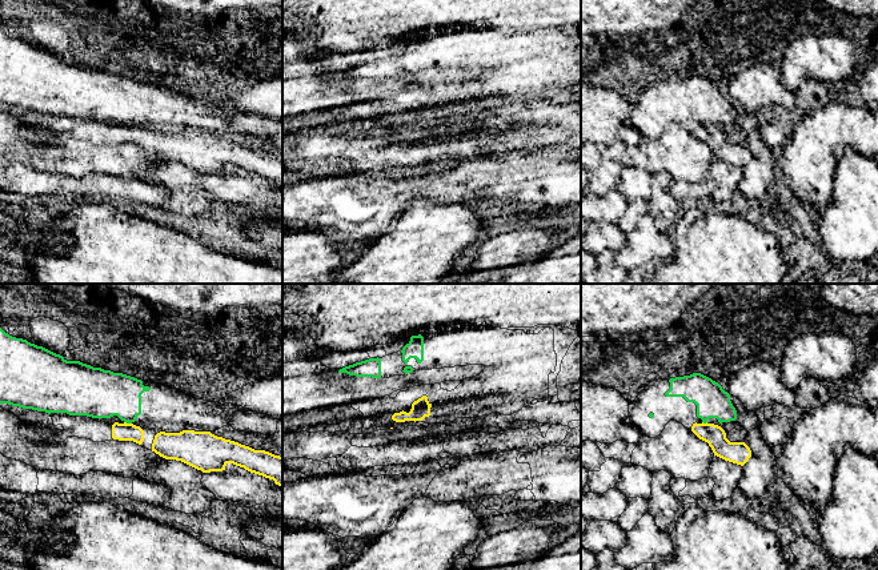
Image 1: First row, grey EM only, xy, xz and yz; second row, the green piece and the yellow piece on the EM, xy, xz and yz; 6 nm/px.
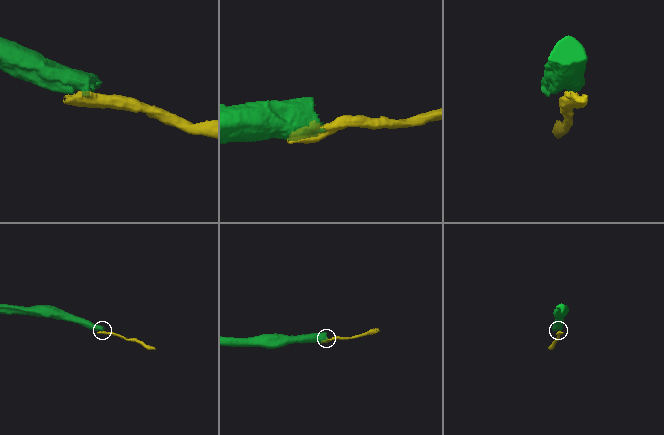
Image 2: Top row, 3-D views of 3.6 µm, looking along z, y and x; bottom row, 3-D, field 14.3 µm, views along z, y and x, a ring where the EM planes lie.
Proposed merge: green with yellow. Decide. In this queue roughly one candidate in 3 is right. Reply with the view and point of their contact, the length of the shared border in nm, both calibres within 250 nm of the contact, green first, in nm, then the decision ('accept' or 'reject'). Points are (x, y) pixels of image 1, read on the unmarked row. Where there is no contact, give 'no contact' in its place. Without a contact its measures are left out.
contact xy (128, 124); length 50 nm; calibres 300 and 110 nm; reject

